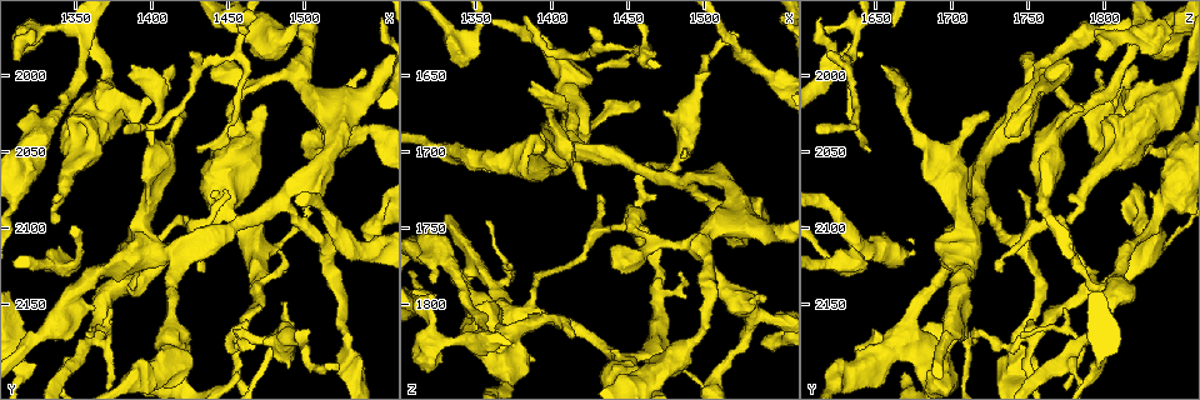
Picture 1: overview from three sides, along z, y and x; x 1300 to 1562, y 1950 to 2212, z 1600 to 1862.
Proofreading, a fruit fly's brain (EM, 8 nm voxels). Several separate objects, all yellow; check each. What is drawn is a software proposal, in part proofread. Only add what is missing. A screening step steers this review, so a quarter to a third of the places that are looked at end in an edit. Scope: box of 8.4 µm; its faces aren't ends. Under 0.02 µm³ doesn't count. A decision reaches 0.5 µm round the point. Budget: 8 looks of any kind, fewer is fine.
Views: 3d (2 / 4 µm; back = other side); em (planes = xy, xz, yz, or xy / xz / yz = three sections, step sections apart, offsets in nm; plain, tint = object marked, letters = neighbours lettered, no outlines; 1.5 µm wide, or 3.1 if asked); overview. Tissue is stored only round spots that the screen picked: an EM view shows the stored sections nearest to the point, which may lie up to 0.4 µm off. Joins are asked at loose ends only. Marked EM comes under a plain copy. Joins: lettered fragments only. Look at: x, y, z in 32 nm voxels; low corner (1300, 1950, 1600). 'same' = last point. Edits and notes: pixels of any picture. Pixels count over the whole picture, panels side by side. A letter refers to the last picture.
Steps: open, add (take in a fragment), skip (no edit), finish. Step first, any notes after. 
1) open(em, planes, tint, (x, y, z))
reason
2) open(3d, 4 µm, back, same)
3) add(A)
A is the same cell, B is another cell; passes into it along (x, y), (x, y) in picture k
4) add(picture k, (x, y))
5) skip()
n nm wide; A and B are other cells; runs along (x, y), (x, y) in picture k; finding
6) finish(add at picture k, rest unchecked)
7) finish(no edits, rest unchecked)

open(em, xy, step 8, tint, (1412, 1994, 1818))
an open end

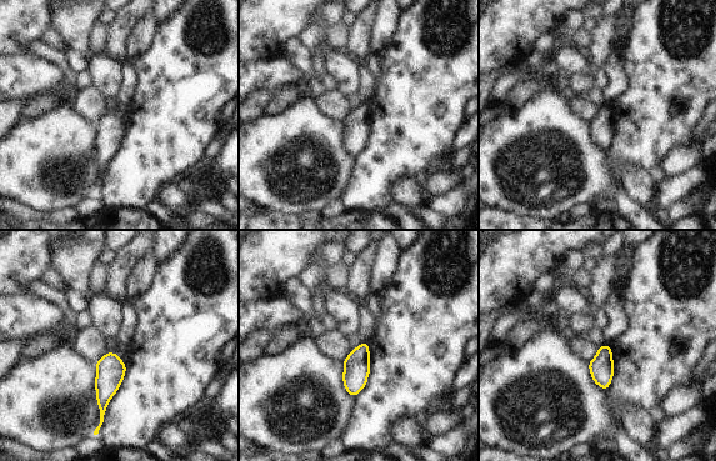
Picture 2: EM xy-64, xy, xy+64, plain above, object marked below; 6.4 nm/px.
open(em, planes, letters, same)
cut it another way

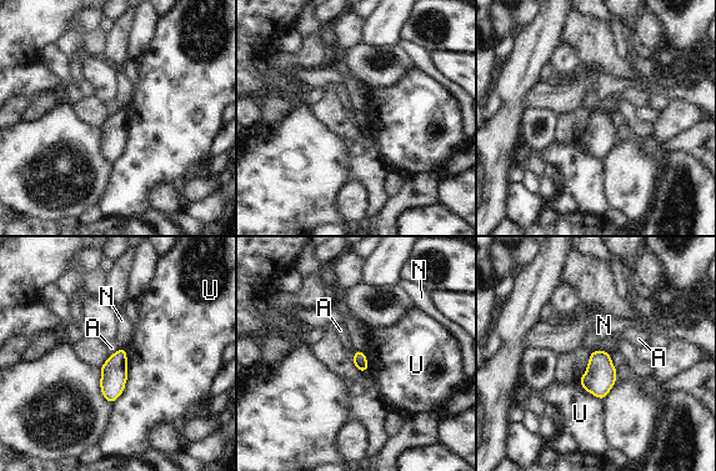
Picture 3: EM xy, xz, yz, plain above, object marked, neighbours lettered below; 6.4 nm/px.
skip()
U touches over 360 nm; A, N and U are other cells; border along (596, 349), (607, 352) in picture 3; no lettered fragment goes on from it

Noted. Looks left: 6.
open(em, xz, step 8, tint, (1448, 2074, 1744))
tapers out

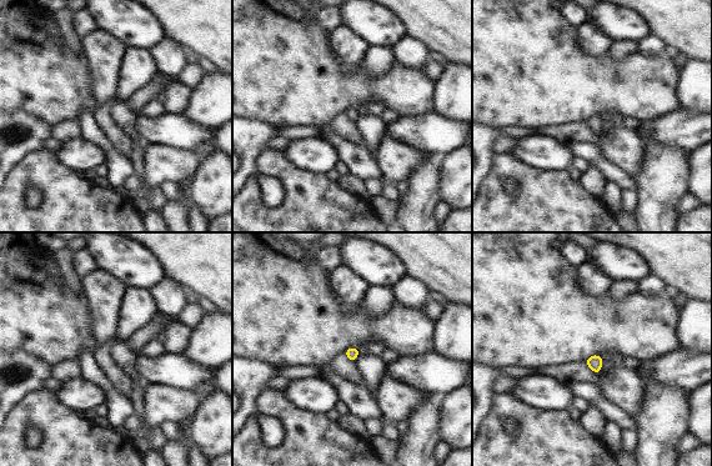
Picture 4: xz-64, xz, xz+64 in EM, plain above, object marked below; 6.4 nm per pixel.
open(em, planes, letters, same)

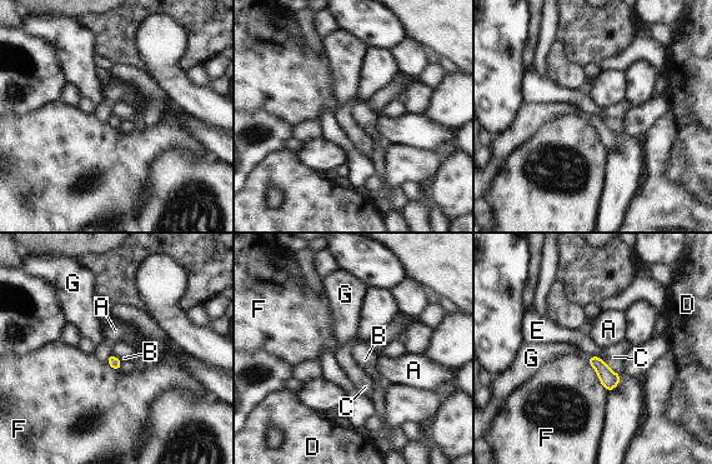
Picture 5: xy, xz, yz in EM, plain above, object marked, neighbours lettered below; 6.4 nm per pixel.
skip()
A, B, C, D, E, F and G are other cells; border along (588, 355), (597, 355), (601, 359) in picture 5; no lettered fragment goes on from it

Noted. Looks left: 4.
open(3d, 2 µm, (1454, 2196, 1670))
tapers out

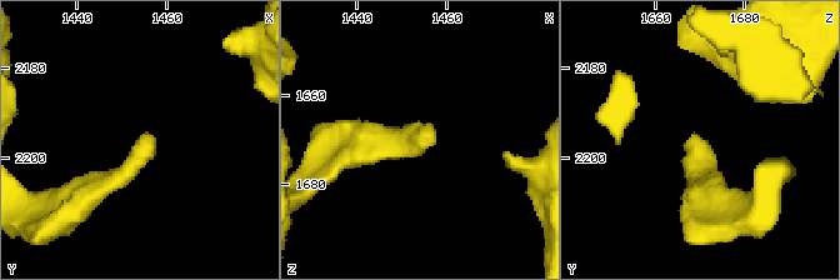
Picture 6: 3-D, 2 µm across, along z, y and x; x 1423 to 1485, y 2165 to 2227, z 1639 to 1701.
open(em, planes, letters, (1454, 2195, 1669))
need the tissue

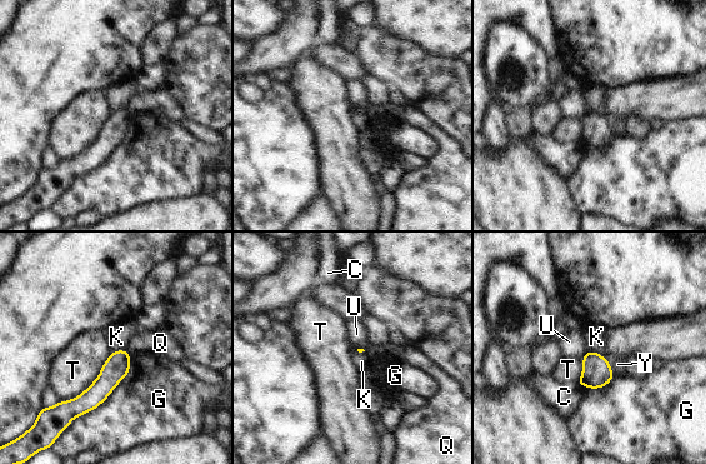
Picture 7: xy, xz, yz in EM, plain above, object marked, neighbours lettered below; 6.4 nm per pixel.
skip()
C, G, K, Q, T, U and Y are other cells; runs along (126, 357), (83, 404), (65, 409) in picture 7; no lettered fragment goes on from it

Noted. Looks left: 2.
finish(no edits, rest unchecked)

